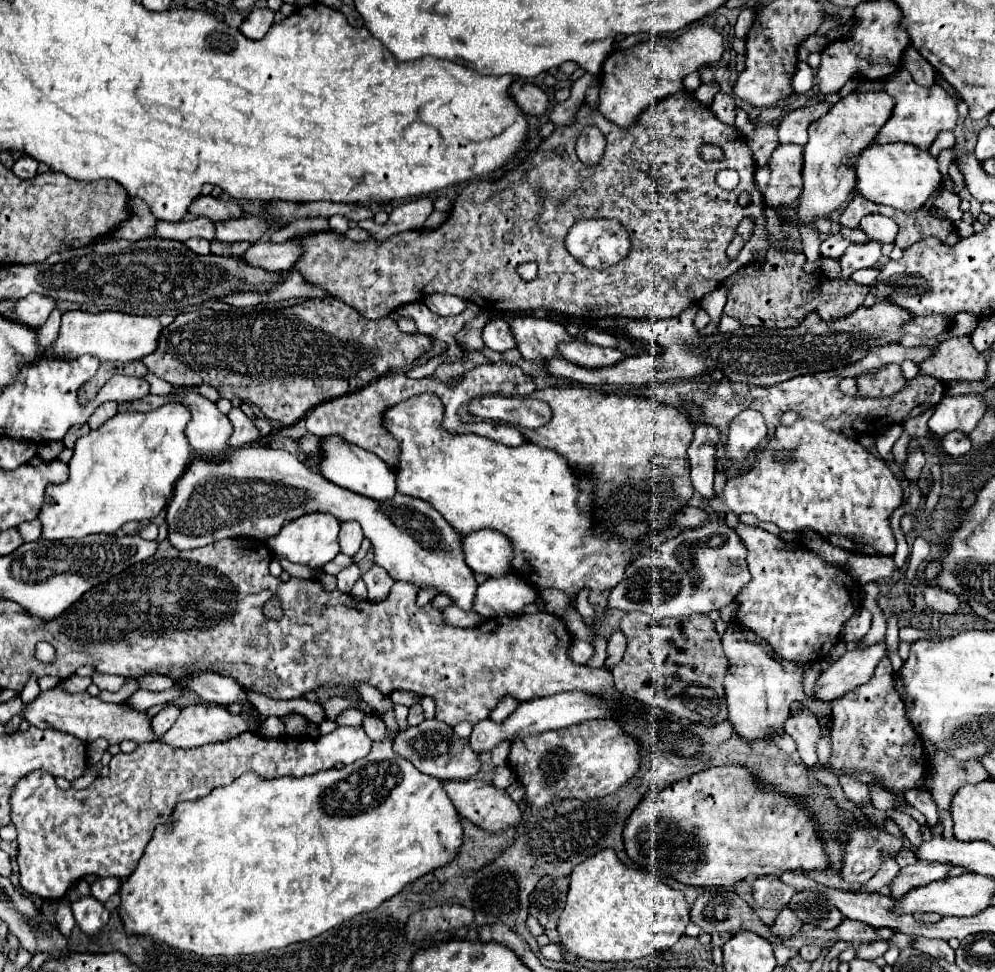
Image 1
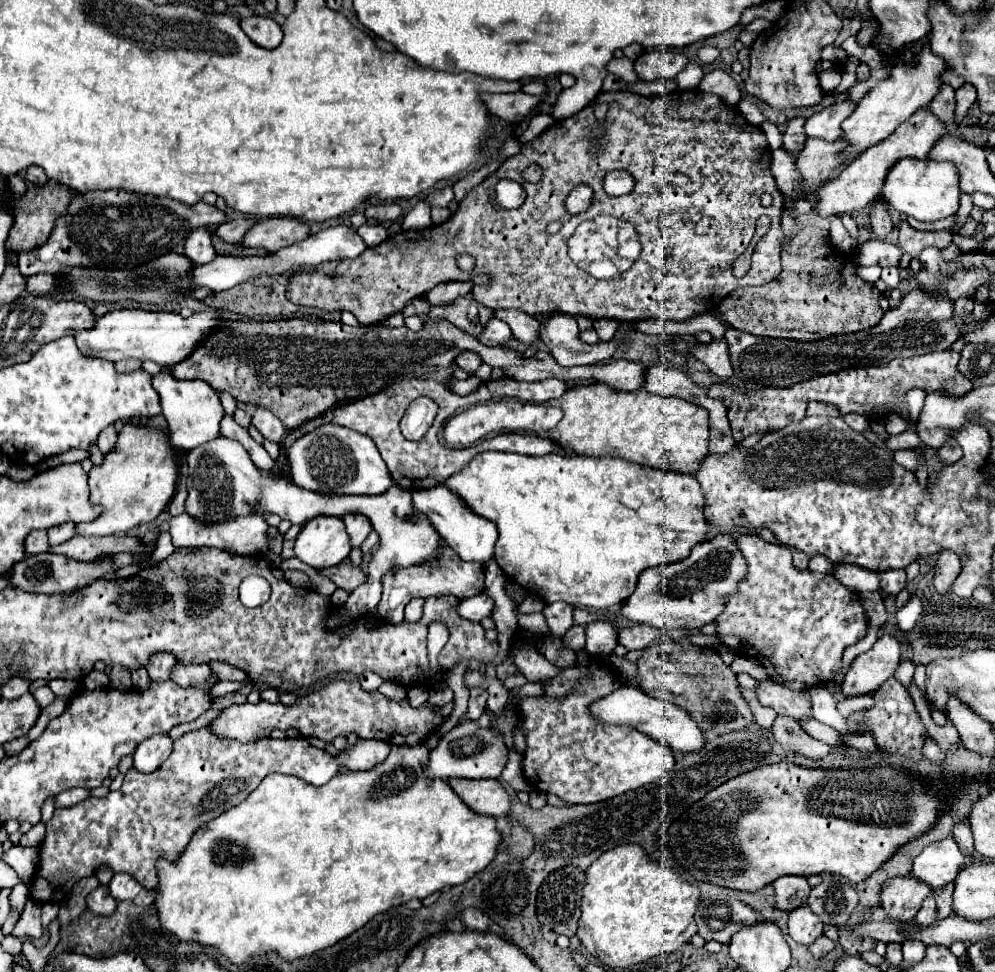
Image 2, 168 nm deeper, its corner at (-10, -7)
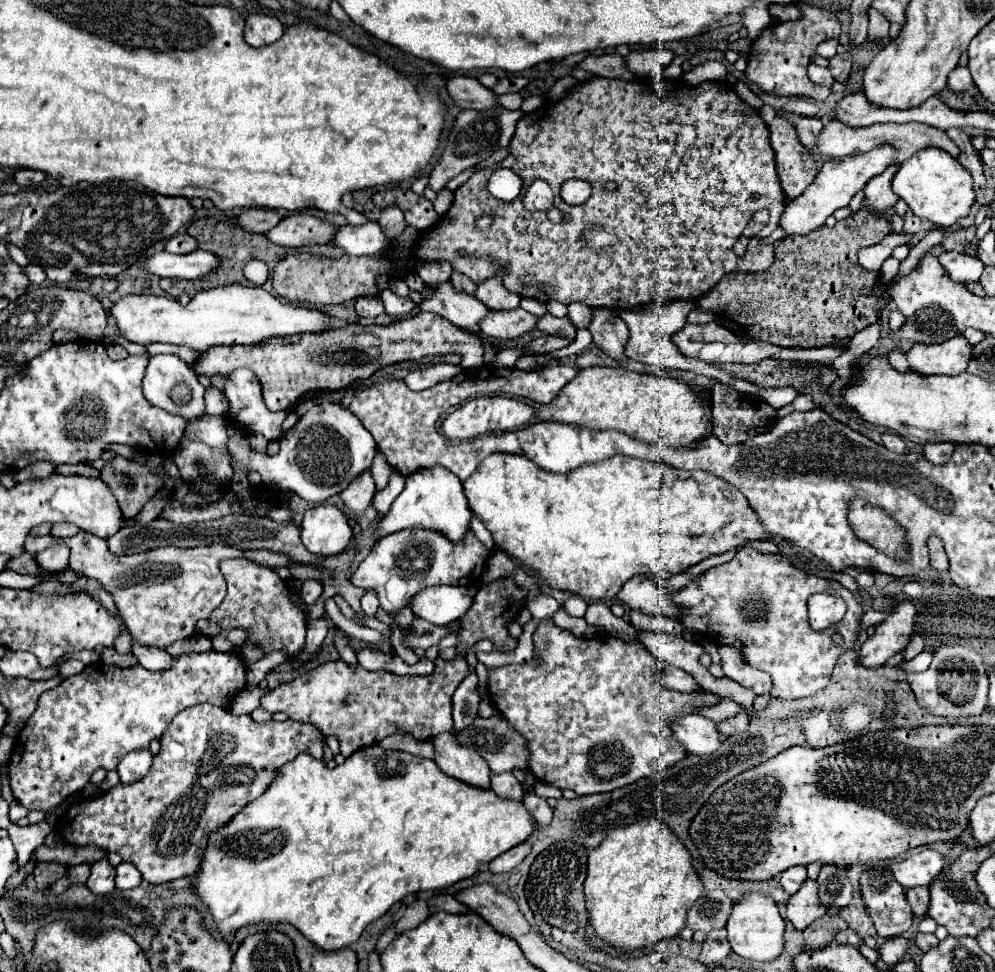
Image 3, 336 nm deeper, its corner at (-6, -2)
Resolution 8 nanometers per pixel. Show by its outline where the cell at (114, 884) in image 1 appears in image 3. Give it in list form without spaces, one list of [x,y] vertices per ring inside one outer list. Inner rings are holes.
[[[120,863],[116,867],[116,887],[118,889],[134,889],[140,883],[142,883],[142,875],[132,863]]]

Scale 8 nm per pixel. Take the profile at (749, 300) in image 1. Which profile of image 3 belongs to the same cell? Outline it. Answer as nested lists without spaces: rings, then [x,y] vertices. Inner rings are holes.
[[[860,207],[856,213],[852,213],[848,219],[842,219],[838,221],[834,227],[822,227],[822,229],[816,229],[812,235],[804,235],[804,237],[798,237],[798,239],[782,239],[776,247],[774,247],[774,263],[770,269],[766,271],[756,271],[756,273],[728,273],[724,275],[724,279],[720,279],[706,295],[702,295],[702,299],[698,299],[698,305],[706,311],[712,311],[716,313],[718,317],[724,317],[724,319],[734,319],[740,323],[742,329],[746,329],[746,333],[754,339],[764,339],[772,345],[780,345],[780,347],[802,347],[802,349],[808,349],[808,347],[826,347],[826,345],[836,345],[840,343],[842,339],[852,339],[858,331],[866,329],[868,325],[876,323],[878,321],[878,295],[874,293],[874,285],[880,281],[880,273],[878,271],[866,271],[860,267],[858,263],[858,249],[862,247],[868,247],[868,245],[874,245],[874,243],[880,243],[886,235],[890,233],[890,223],[888,219],[882,215],[882,213],[872,213],[868,211],[866,207]]]

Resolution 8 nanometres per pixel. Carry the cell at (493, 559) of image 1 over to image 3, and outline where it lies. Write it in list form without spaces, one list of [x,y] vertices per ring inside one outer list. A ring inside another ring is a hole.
[[[438,465],[438,467],[426,467],[406,477],[404,491],[394,499],[390,511],[384,517],[380,517],[374,537],[382,539],[400,529],[424,527],[442,531],[452,541],[460,541],[466,535],[468,525],[470,525],[470,507],[462,491],[462,483],[460,479],[456,479],[456,475],[452,475],[452,471],[444,471],[444,467]]]

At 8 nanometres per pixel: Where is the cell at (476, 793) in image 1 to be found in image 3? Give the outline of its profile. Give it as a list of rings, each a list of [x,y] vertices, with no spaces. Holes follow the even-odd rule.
[[[440,733],[432,739],[434,743],[434,761],[450,777],[466,781],[476,787],[490,787],[490,767],[478,751],[472,747],[460,745],[456,733]]]

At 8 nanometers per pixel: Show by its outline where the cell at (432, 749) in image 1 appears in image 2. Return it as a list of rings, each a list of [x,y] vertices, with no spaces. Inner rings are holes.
[[[464,722],[440,738],[438,746],[430,752],[428,762],[422,768],[430,780],[436,780],[436,778],[446,782],[450,778],[482,780],[482,778],[500,778],[506,766],[506,760],[508,760],[506,746],[490,728],[482,730],[476,726],[476,722]]]

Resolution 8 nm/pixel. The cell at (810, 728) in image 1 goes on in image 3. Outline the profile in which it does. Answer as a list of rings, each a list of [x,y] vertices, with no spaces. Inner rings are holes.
[[[720,647],[720,657],[722,657],[722,673],[724,677],[740,683],[742,687],[752,689],[756,695],[766,695],[770,693],[770,683],[772,679],[768,679],[768,675],[764,675],[764,671],[754,669],[752,665],[748,665],[740,651],[736,651],[734,647]]]

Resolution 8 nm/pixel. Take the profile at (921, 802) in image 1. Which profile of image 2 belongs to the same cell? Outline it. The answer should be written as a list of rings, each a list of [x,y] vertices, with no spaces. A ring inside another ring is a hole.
[[[950,834],[940,842],[926,846],[914,860],[912,876],[924,880],[932,888],[940,888],[958,878],[960,870],[974,864],[976,858],[960,850],[956,838]]]

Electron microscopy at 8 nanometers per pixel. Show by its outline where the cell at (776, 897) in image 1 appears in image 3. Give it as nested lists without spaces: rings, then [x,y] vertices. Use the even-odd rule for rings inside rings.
[[[792,867],[788,871],[782,871],[780,875],[780,883],[788,895],[794,895],[804,881],[806,881],[806,867]]]

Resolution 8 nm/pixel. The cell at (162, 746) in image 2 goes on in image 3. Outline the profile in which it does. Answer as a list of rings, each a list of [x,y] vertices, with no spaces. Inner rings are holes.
[[[148,749],[132,751],[132,753],[124,755],[124,759],[118,763],[118,769],[116,769],[120,783],[128,785],[128,783],[140,781],[148,773],[150,763],[152,763],[152,755]]]

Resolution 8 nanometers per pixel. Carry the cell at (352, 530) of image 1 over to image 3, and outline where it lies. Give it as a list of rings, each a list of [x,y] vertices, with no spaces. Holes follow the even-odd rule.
[[[364,471],[356,479],[352,479],[352,483],[340,493],[340,497],[346,503],[346,507],[352,513],[358,515],[358,513],[364,513],[366,511],[366,507],[370,505],[374,493],[376,493],[374,479],[372,479],[370,471]]]

